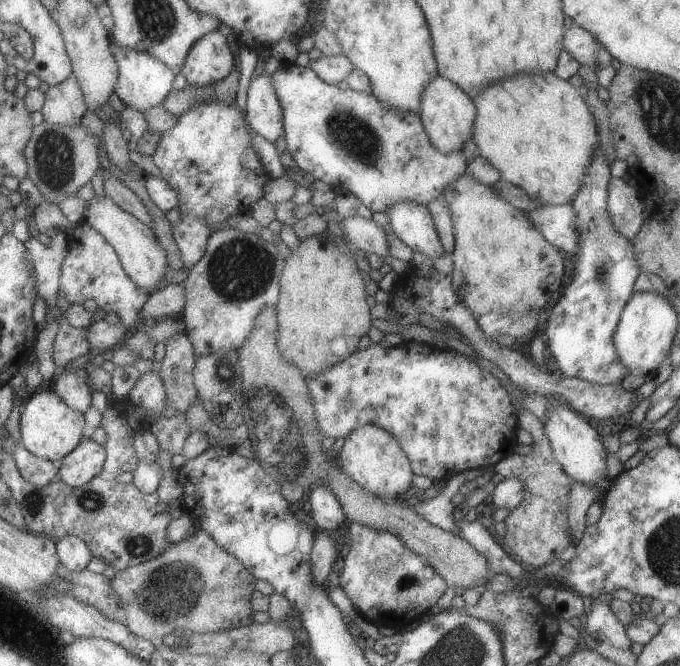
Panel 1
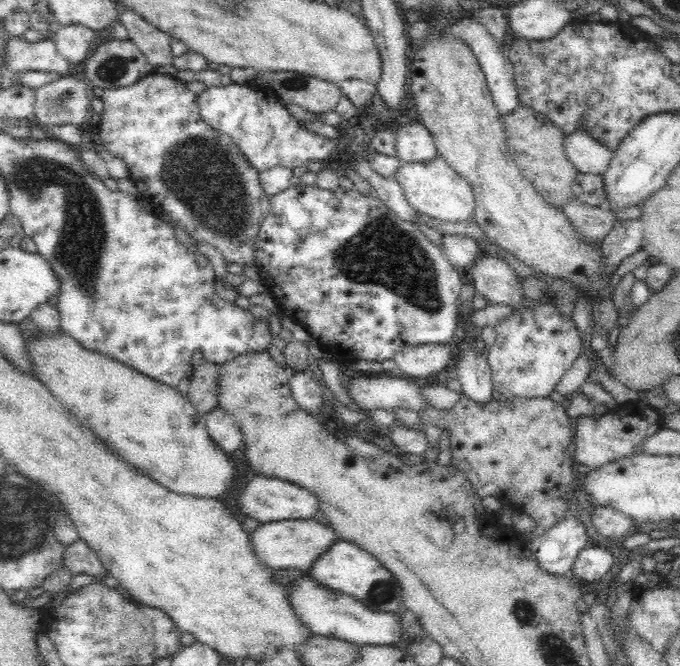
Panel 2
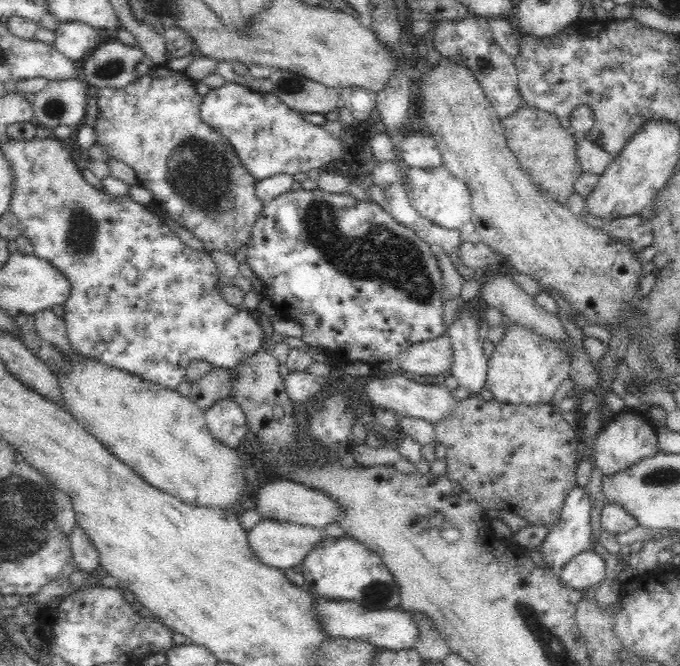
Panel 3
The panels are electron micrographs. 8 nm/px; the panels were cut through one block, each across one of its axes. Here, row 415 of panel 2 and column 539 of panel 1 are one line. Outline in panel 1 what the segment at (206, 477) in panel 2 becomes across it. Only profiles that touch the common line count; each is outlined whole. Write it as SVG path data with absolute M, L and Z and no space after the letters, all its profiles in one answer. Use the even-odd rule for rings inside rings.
M555 72L543 74L515 74L511 78L487 84L475 98L473 142L477 144L477 156L483 156L491 166L501 172L501 180L523 188L541 206L565 206L571 204L585 170L591 164L595 144L599 142L599 130L591 108L579 96L577 88L559 78Z

